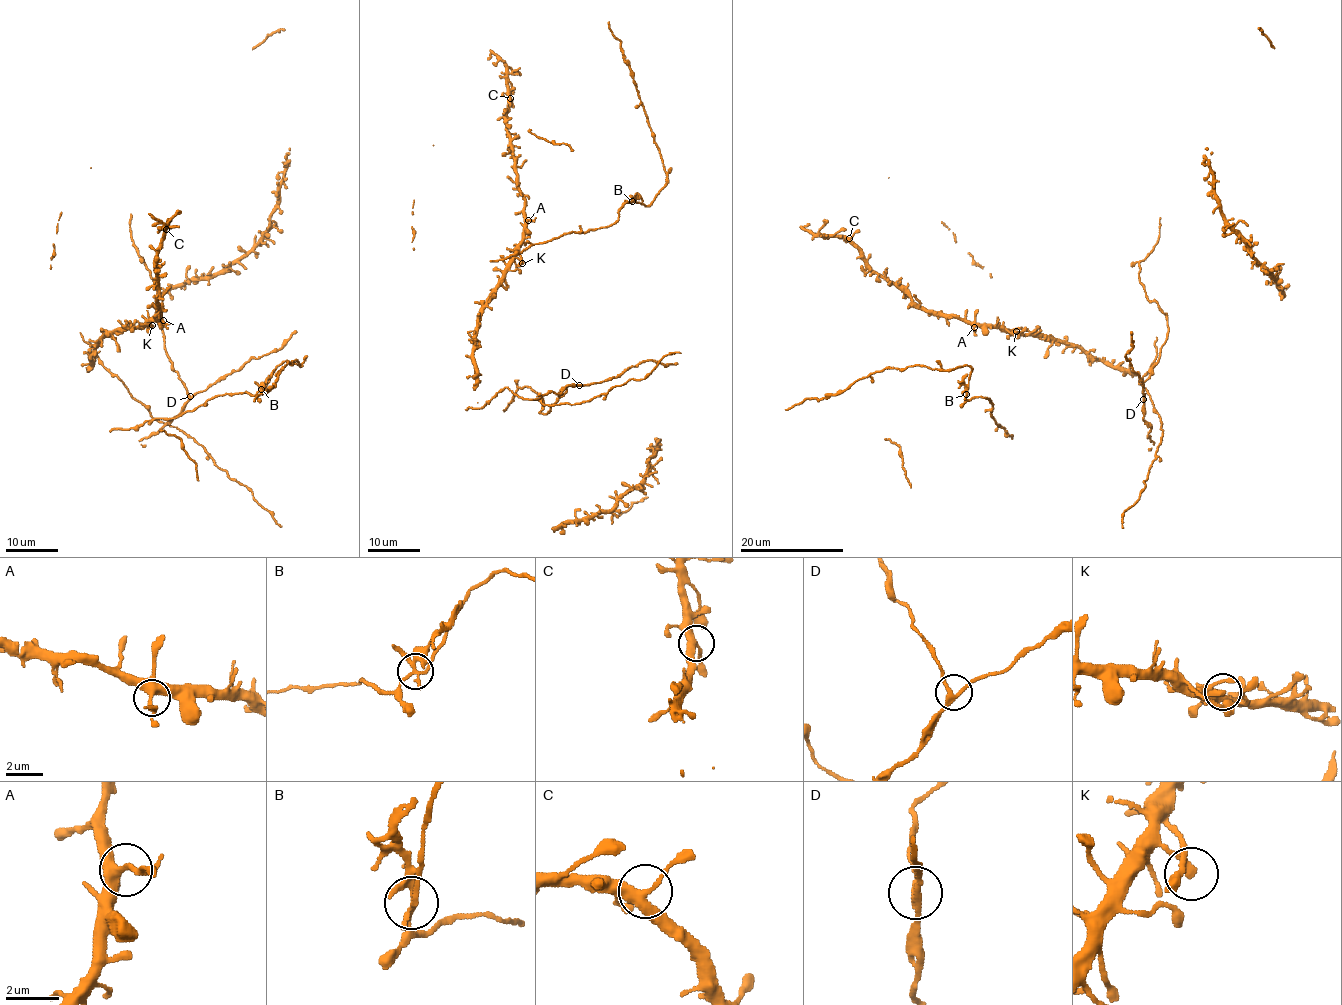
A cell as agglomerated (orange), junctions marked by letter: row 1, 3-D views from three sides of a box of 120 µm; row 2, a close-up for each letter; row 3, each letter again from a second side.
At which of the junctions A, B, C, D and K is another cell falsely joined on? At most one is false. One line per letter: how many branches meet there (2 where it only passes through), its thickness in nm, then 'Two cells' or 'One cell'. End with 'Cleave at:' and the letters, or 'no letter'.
A: Branches: 4. Thickness 280 nm. One cell
B: Branches: 4. Thickness 220 nm. Two cells
C: Branches: 4. Thickness 340 nm. One cell
D: Branches: 3. Thickness 200 nm. One cell
K: Branches: 3. Thickness 180 nm. One cell
Cleave at: B

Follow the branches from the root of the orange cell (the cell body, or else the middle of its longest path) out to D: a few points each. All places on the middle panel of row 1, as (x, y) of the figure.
D: (523, 397), (538, 400), (544, 405), (559, 405), (564, 402), (561, 392), (567, 385), (579, 385)

